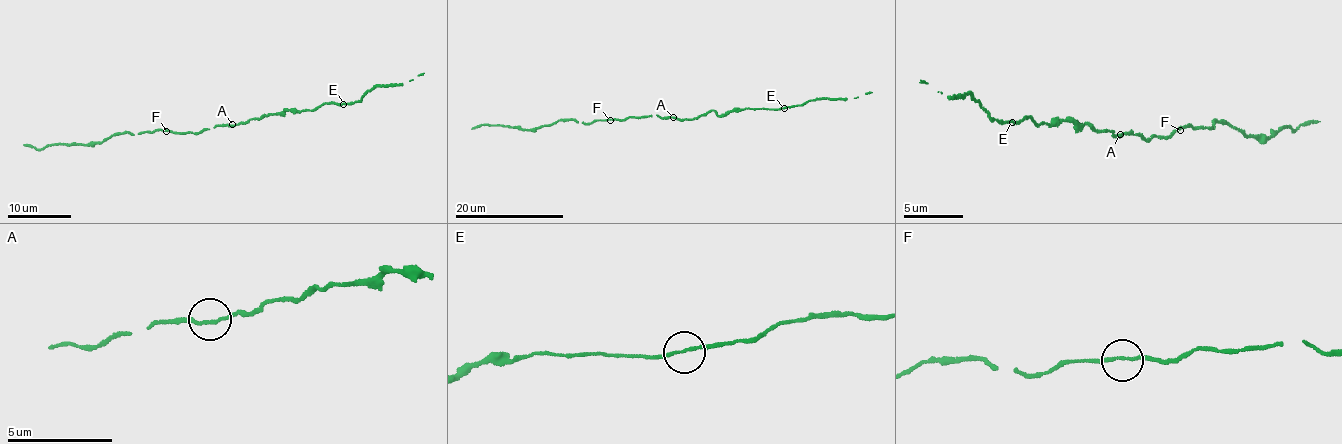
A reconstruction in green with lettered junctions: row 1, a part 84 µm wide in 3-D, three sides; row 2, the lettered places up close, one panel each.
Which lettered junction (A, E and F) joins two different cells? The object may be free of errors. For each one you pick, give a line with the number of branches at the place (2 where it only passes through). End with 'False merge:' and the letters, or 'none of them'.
False merge: none of them

